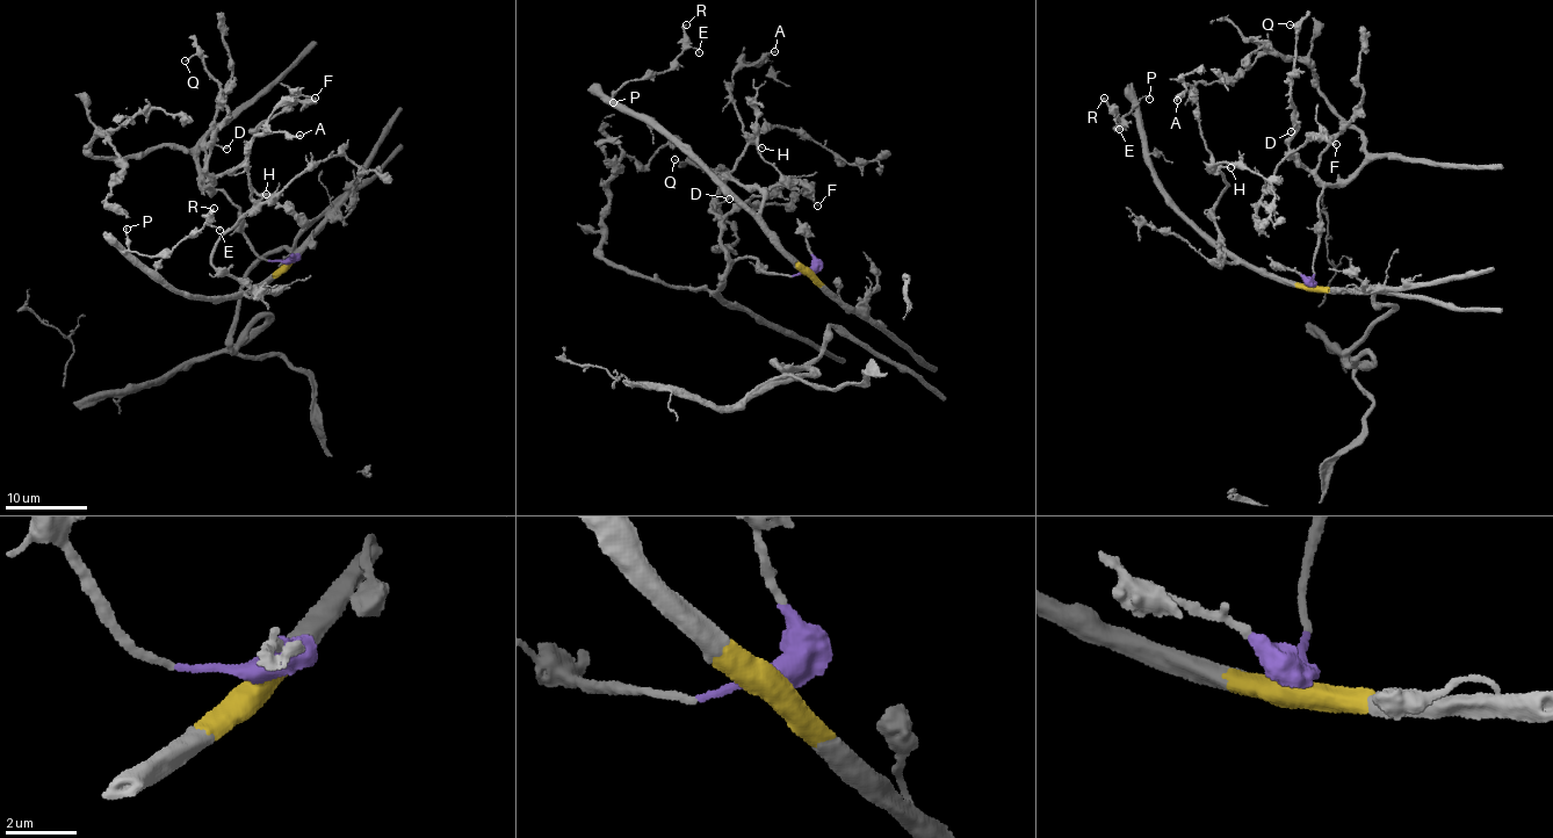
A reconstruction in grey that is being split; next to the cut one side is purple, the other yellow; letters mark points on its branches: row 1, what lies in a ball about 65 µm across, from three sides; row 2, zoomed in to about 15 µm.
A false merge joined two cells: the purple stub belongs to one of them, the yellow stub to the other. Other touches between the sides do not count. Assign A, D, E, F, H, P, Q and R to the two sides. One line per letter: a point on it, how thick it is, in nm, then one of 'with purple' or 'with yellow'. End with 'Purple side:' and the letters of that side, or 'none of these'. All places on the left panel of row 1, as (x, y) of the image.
A: (300, 135) | 200 nm | with yellow
D: (226, 149) | 180 nm | with purple
E: (219, 230) | 150 nm | with yellow
F: (315, 98) | 160 nm | with purple
H: (266, 194) | 170 nm | with yellow
P: (127, 229) | 130 nm | with yellow
Q: (185, 60) | 150 nm | with purple
R: (214, 208) | 320 nm | with yellow
Purple side: D, F, Q

